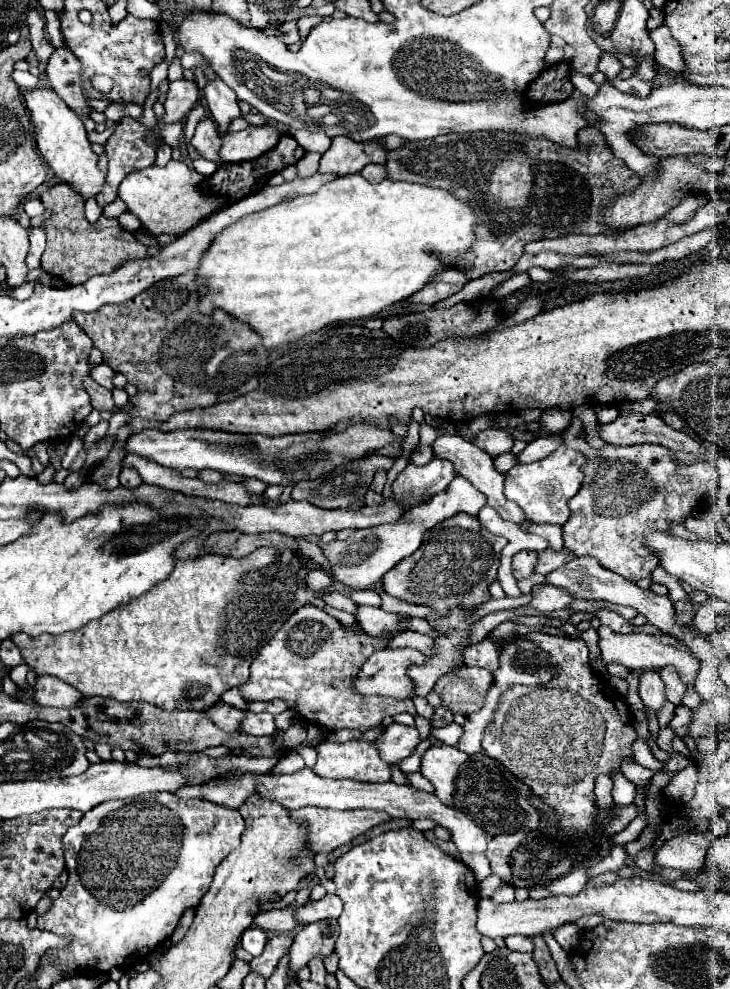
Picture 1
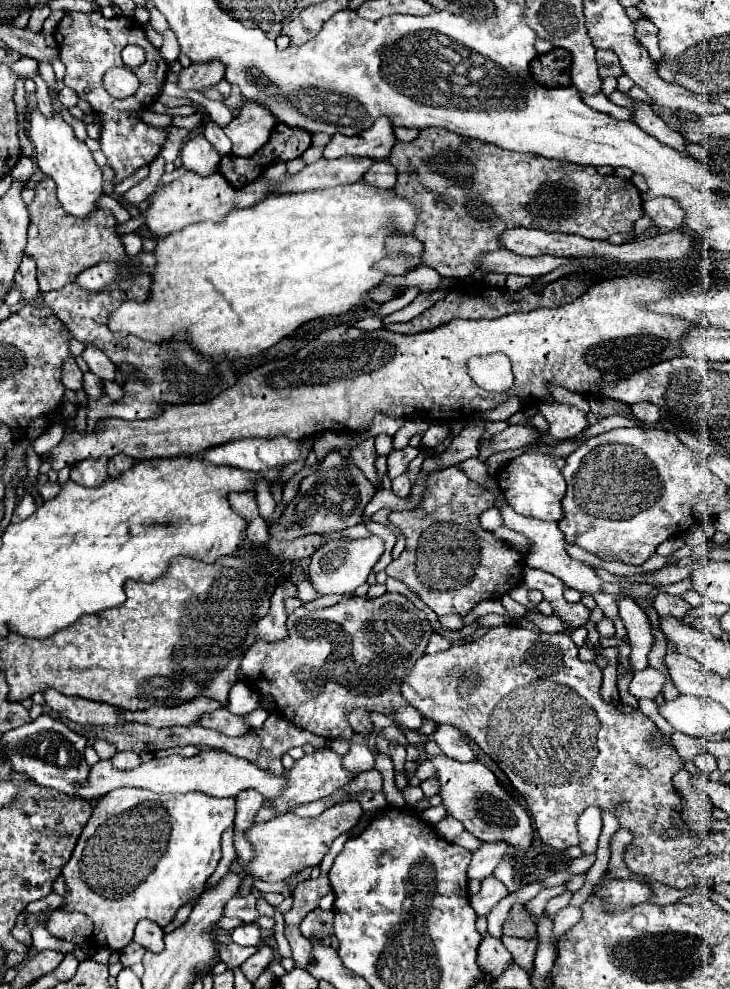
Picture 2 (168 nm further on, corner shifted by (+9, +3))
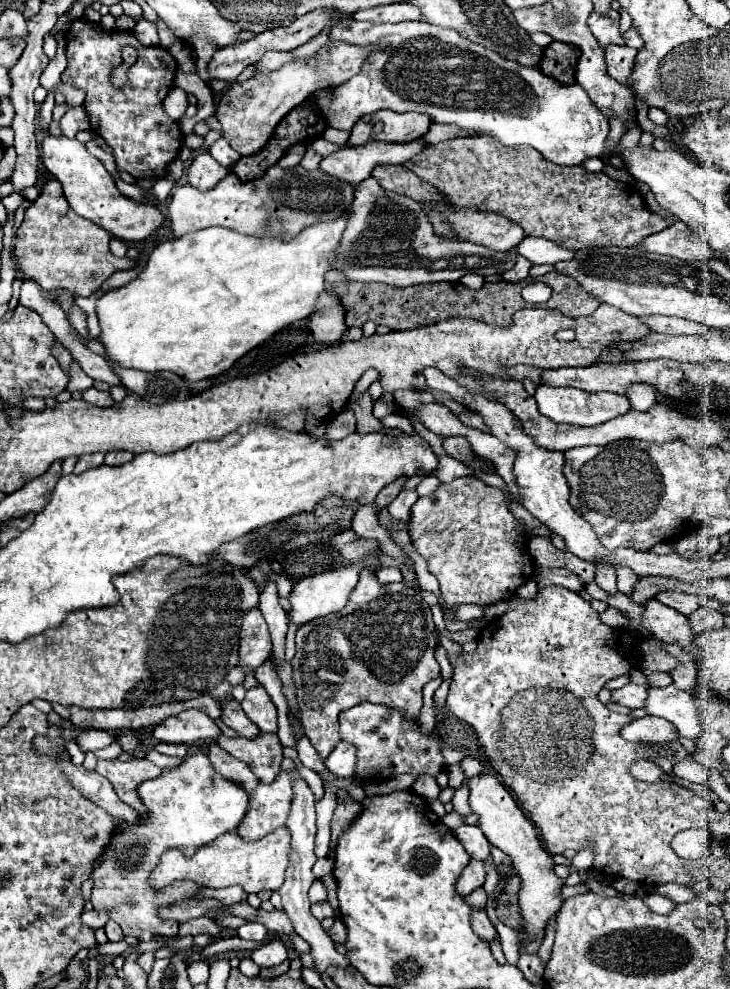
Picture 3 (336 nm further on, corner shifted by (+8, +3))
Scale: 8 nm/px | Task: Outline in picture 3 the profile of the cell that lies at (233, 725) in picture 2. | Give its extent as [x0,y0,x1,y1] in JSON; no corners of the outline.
[153,710,221,744]

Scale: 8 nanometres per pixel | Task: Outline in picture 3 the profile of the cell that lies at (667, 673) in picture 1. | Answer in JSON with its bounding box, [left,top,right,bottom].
[613,684,647,708]

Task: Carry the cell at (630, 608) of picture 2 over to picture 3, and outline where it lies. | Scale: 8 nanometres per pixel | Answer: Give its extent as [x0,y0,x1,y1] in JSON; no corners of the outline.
[595,566,617,594]

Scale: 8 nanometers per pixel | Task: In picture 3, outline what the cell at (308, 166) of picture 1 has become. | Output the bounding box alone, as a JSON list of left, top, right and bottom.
[311,138,339,156]

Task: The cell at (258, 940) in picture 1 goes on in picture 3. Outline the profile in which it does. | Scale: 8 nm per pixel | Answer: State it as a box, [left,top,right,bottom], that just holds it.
[237,922,267,942]

